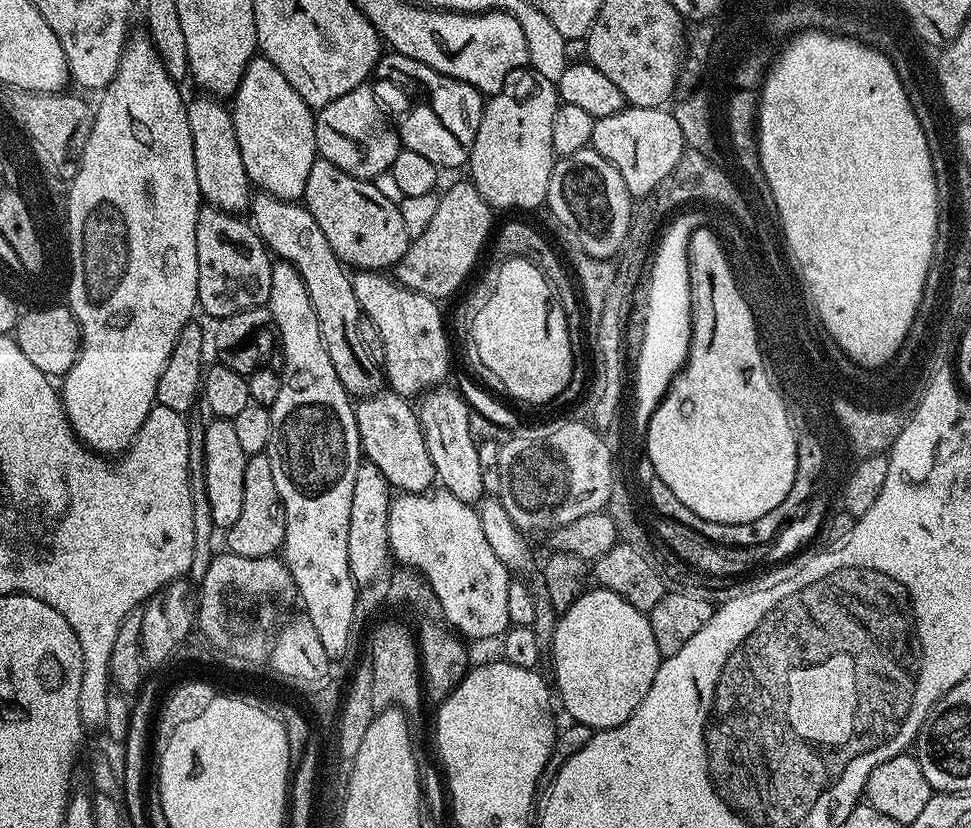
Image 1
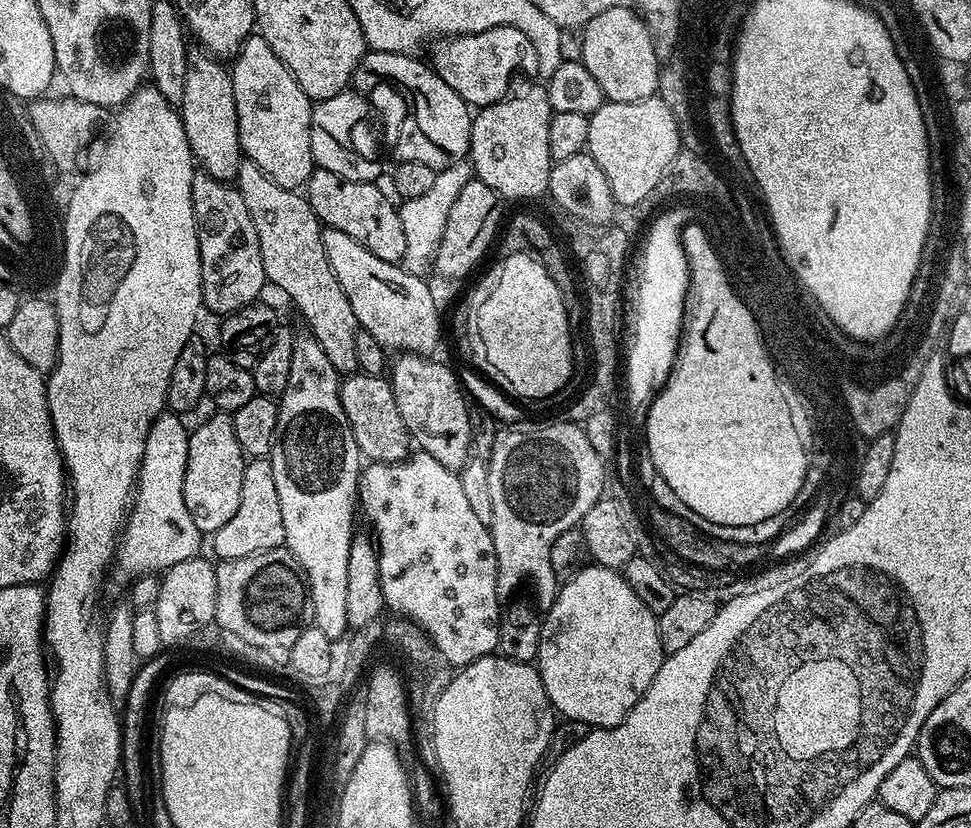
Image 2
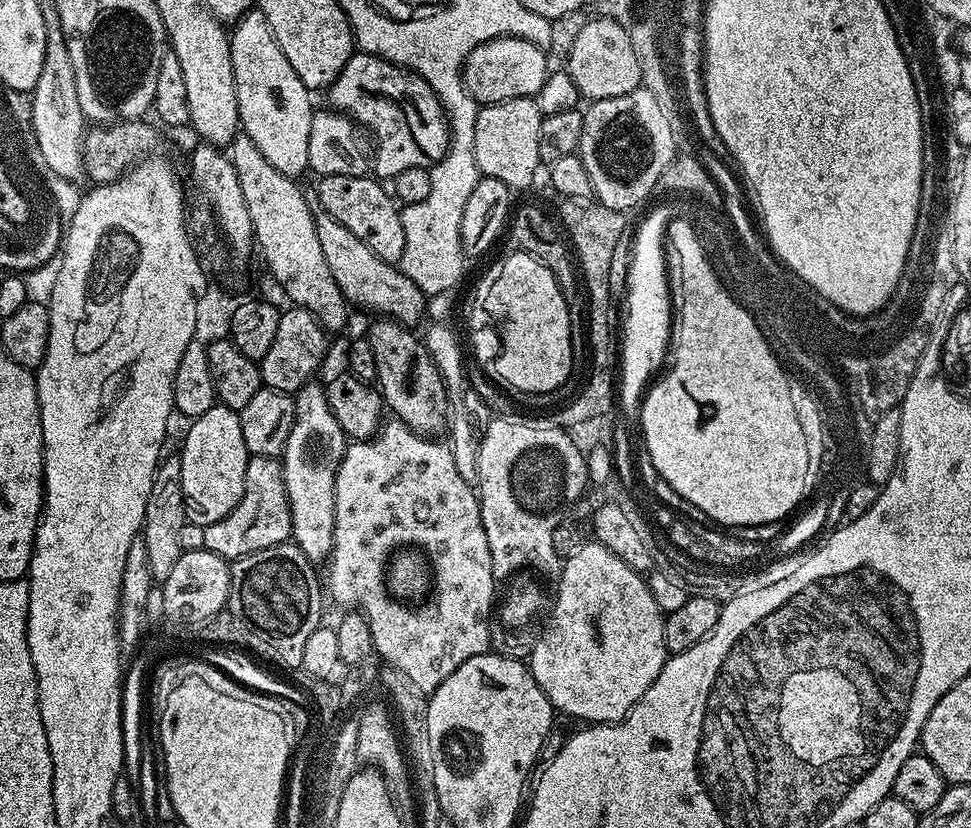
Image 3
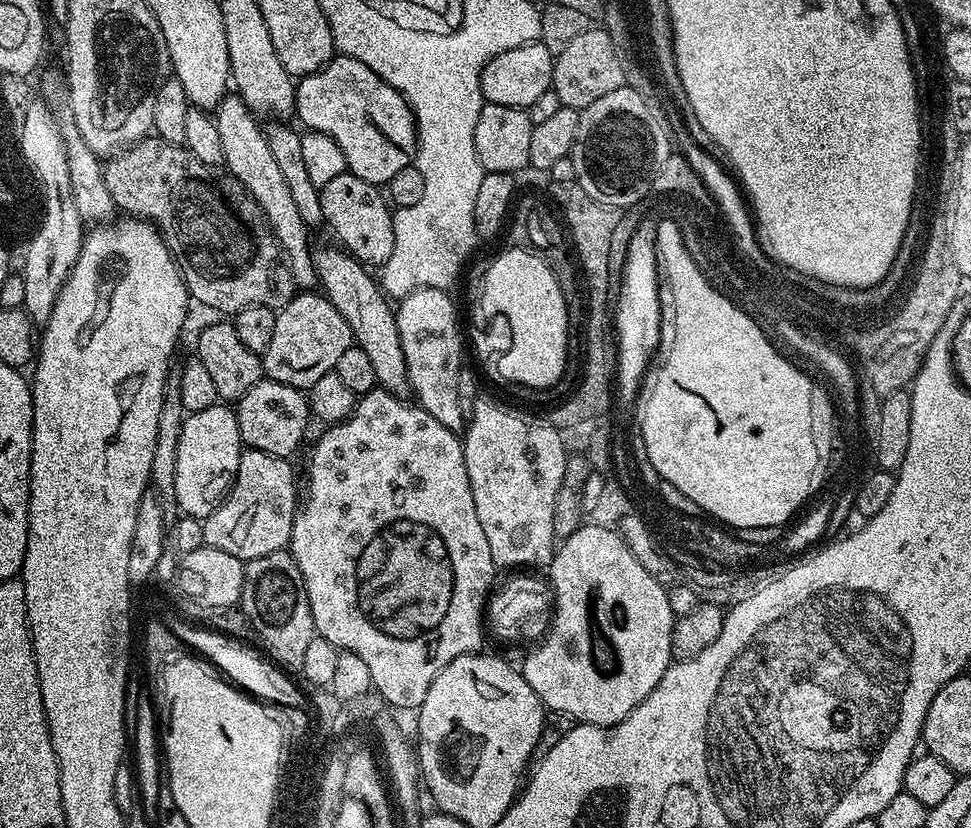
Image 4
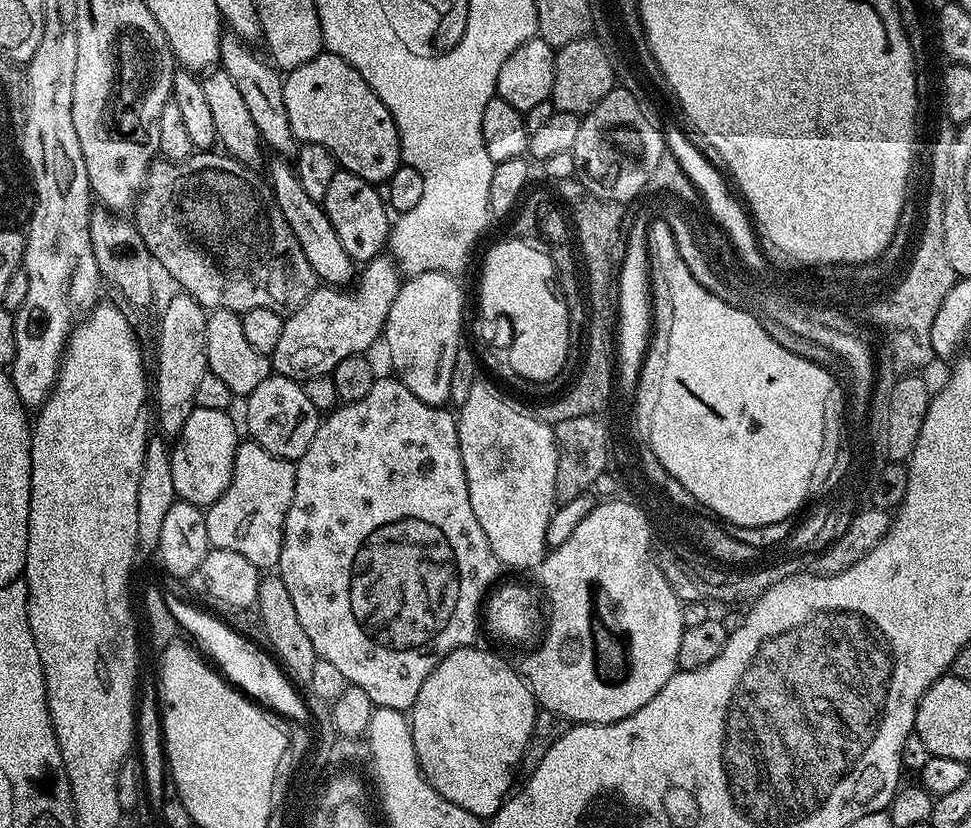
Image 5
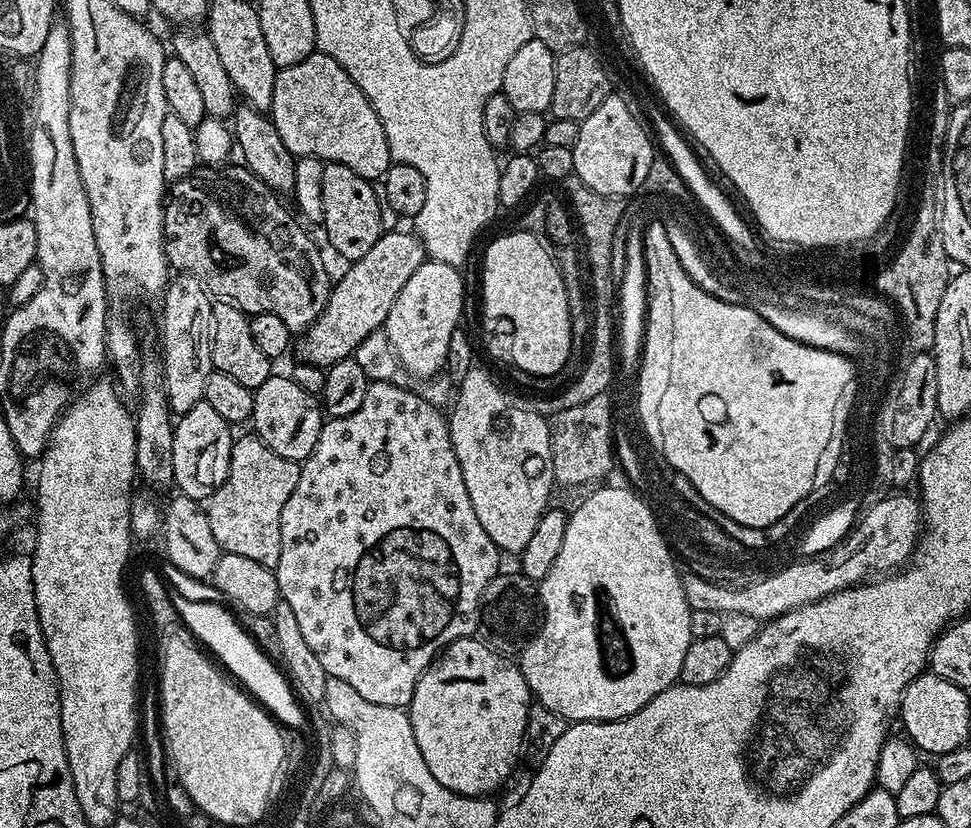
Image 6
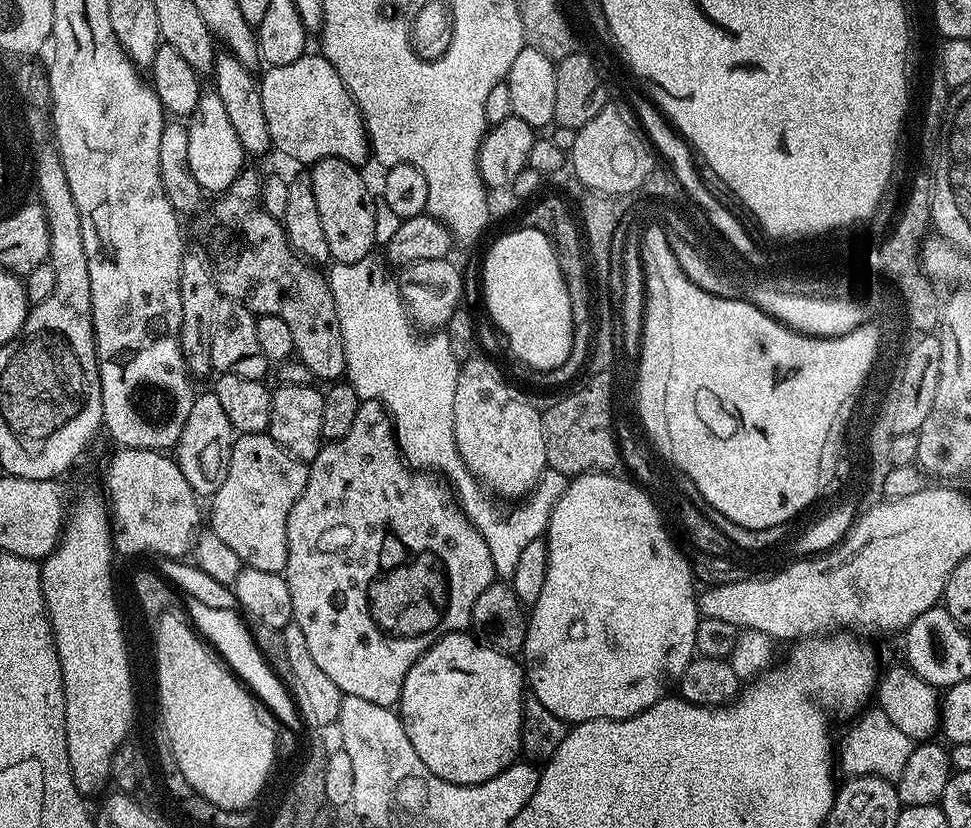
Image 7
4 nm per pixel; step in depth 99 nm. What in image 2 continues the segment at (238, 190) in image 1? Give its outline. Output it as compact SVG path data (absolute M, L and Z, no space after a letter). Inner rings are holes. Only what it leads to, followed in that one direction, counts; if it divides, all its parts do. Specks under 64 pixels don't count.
M196 50L189 55L186 74L186 94L178 106L180 121L190 142L193 161L214 178L225 182L235 181L242 163L238 110L234 106L232 74L217 57Z

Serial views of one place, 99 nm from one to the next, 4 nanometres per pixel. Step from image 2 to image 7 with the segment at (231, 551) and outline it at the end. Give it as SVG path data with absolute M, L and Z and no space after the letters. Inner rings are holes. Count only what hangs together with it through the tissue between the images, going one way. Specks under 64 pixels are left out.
M263 432L237 435L232 442L230 466L222 486L211 497L210 532L230 546L244 566L283 573L286 550L286 518L294 502L306 490L308 464L296 460L274 438Z

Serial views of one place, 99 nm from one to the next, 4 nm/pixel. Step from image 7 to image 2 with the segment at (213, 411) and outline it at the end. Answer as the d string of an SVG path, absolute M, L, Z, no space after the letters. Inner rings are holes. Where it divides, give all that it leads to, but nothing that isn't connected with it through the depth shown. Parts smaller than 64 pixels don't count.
M216 412L196 429L191 429L184 475L184 497L186 510L190 510L190 518L194 518L194 526L198 526L201 534L222 530L222 526L234 518L242 494L242 470L245 463L246 457L242 446L238 446L234 422L229 413Z

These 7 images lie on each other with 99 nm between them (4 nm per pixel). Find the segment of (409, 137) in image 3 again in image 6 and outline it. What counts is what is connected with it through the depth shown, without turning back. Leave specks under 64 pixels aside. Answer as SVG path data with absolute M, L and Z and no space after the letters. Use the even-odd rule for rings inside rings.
M319 50L302 58L302 62L294 62L294 66L277 71L270 115L278 130L278 138L282 138L286 150L290 150L294 157L316 156L325 162L350 166L354 174L373 182L379 181L394 163L386 142L386 130L382 130L382 122L378 114L374 114L374 106L370 106L366 94L362 94L354 78L350 78L350 74L346 74L346 70L342 70L334 58Z

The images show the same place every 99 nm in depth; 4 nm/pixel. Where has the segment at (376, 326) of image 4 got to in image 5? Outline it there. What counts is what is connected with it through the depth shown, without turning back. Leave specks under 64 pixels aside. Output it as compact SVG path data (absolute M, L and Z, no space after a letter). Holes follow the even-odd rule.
M272 158L268 164L266 183L272 189L272 198L278 210L282 210L282 218L286 218L290 230L294 230L294 238L298 238L298 246L302 246L302 254L306 254L306 262L310 262L317 278L328 286L351 285L358 272L357 265L350 254L346 254L346 246L342 246L338 234L334 234L334 226L330 226L323 203L310 198L310 194L302 190L295 167L287 159Z

